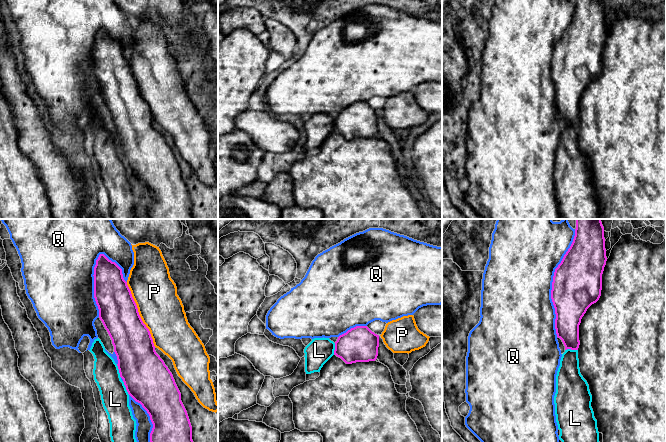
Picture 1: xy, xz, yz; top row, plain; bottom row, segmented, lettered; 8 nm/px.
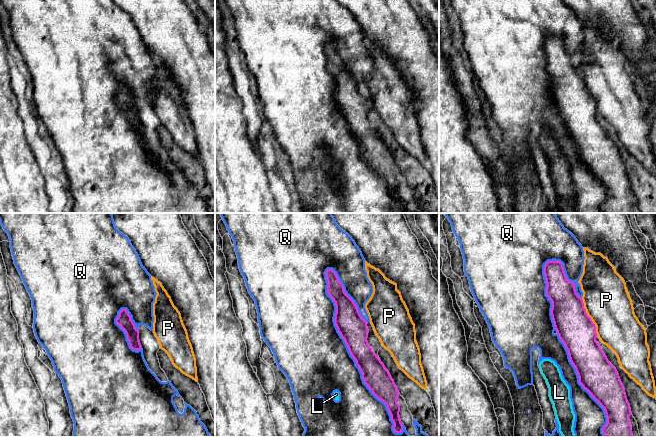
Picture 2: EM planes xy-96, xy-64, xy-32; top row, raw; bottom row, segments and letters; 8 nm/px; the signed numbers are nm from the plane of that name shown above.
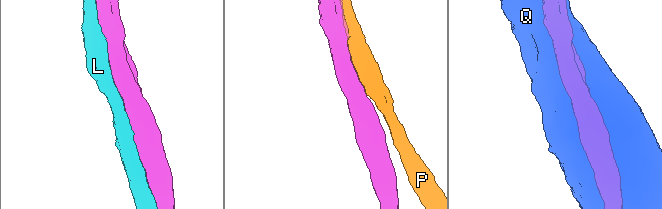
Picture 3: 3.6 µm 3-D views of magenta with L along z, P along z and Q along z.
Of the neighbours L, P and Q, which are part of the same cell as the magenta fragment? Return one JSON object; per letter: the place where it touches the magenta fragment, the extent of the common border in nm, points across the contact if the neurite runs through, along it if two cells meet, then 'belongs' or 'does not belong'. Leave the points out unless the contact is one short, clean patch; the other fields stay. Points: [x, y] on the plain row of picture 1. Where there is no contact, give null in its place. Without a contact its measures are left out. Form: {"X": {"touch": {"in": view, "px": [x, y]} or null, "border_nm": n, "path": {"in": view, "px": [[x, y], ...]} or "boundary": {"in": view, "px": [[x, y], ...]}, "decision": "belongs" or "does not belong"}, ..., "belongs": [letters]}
{"L": {"touch": {"in": "xy", "px": [119, 147]}, "border_nm": 120, "decision": "does not belong"}, "P": {"touch": {"in": "xy", "px": [138, 90]}, "border_nm": 550, "decision": "does not belong"}, "Q": {"touch": {"in": "yz", "px": [552, 59]}, "border_nm": 900, "decision": "does not belong"}, "belongs": []}

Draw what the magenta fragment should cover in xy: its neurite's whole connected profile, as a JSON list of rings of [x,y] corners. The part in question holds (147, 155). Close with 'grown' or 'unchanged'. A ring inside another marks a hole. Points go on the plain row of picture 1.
[[[100,30],[94,43],[94,74],[99,94],[107,106],[118,136],[120,153],[128,170],[147,187],[153,200],[151,219],[194,219],[192,202],[172,149],[155,127],[149,105],[143,99],[122,45]]] | unchanged

